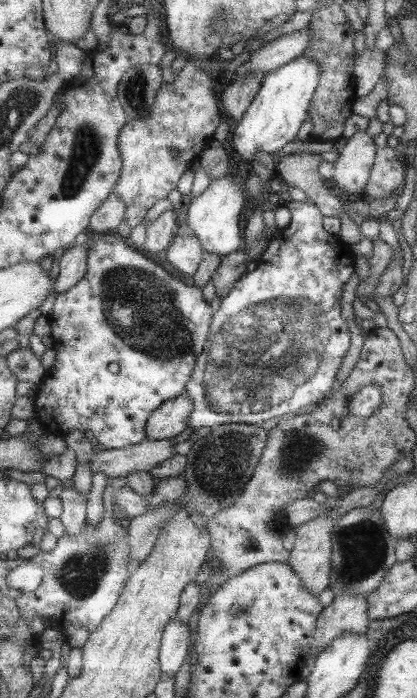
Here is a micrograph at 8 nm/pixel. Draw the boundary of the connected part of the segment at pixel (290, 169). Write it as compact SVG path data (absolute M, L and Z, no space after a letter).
M292 153L282 155L275 171L280 173L283 182L305 192L308 201L318 206L326 217L338 217L344 211L341 198L333 196L324 185L319 168L322 163L320 154Z

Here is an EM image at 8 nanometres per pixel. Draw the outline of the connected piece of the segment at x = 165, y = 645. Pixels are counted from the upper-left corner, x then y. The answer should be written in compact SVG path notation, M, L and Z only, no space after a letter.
M178 618L170 620L166 627L165 638L161 640L161 664L162 672L168 674L170 680L174 680L176 672L184 664L192 636L190 626L182 624Z

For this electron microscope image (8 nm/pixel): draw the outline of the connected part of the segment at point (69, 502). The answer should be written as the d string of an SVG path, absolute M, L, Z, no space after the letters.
M68 484L59 498L63 503L62 515L59 519L65 526L65 535L74 537L84 529L87 516L87 496L78 494Z

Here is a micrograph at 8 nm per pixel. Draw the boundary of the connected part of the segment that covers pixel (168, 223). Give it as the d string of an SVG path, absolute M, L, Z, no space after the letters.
M172 209L160 214L147 226L146 240L142 246L143 250L154 252L154 254L161 250L168 250L168 246L172 244L174 236L176 236L178 224L176 214Z

